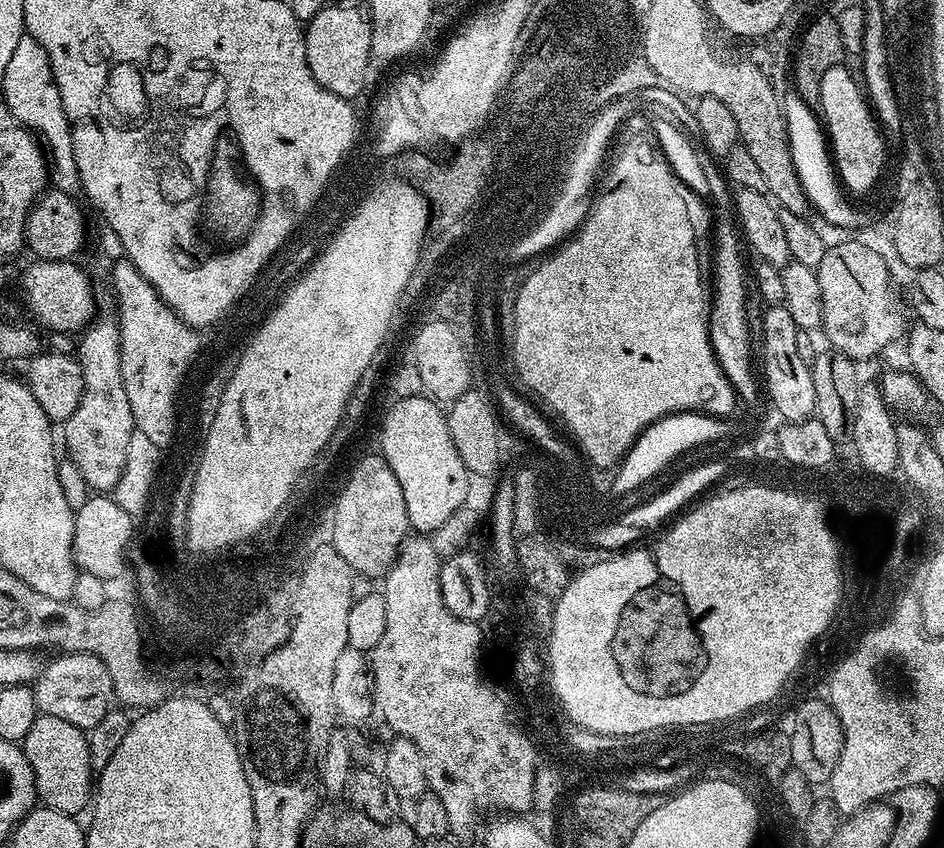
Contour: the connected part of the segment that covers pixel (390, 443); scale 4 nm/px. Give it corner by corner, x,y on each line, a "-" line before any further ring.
424,394
400,400
392,416
386,417
382,450
398,486
402,486
408,524
420,534
437,532
462,506
470,483
470,473
450,438
448,418
441,405

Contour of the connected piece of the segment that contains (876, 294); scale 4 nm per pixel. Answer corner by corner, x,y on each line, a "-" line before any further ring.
861,242
850,244
833,243
825,250
821,264
816,270
818,290
820,291
820,323
822,333
831,347
853,362
868,360
876,356
892,340
892,320
888,317
888,288
884,285
884,268
878,254
865,251

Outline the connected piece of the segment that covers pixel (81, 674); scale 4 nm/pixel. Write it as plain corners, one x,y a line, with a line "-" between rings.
64,652
57,660
48,660
40,676
34,681
36,707
45,716
71,720
78,724
100,723
113,707
112,680
114,673
104,665
102,658
92,652

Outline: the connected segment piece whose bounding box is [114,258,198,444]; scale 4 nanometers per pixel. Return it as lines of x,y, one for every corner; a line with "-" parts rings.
127,258
115,261
114,268
128,272
117,278
116,290
120,294
120,373
136,423
135,431
146,434
146,438
152,436
150,442
156,440
156,444
164,444
168,432
172,432
172,388
176,388
176,380
186,380
188,367
193,367
190,354
198,354
197,333
185,323
180,328
182,346
178,348
178,344
172,344
173,318
164,316
169,305
158,302
160,295
148,277
134,268

